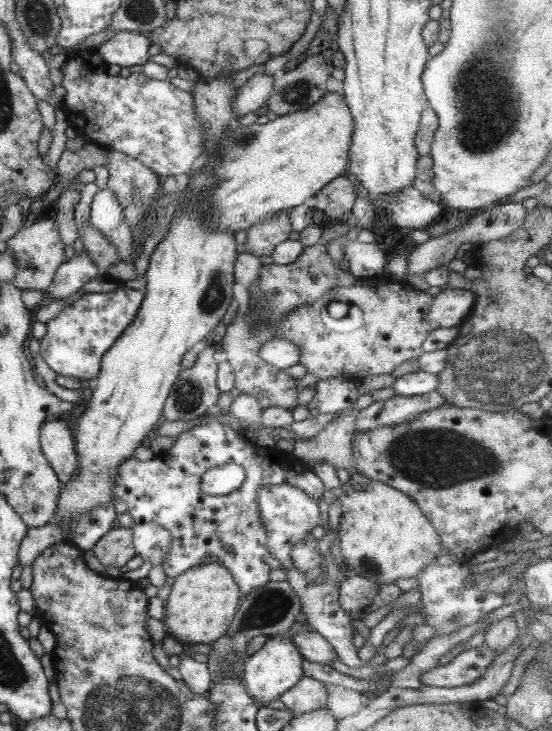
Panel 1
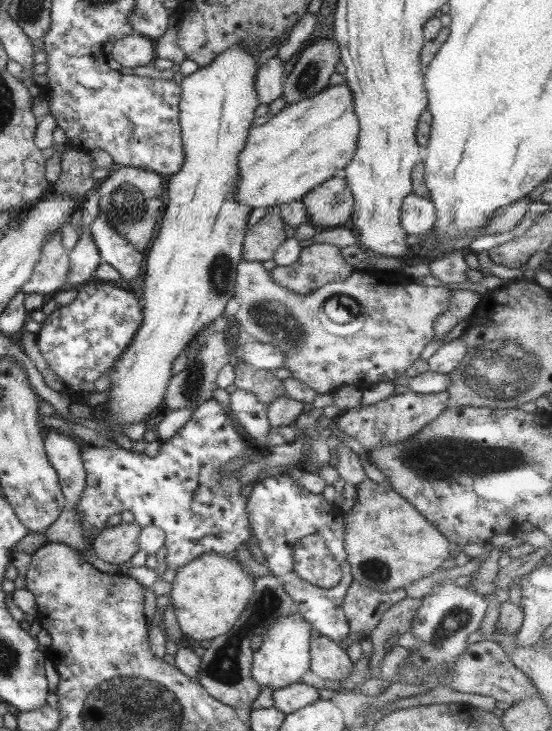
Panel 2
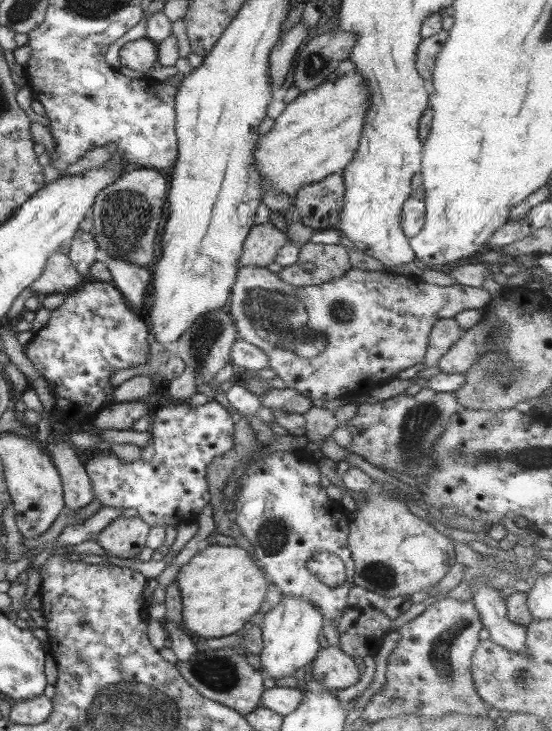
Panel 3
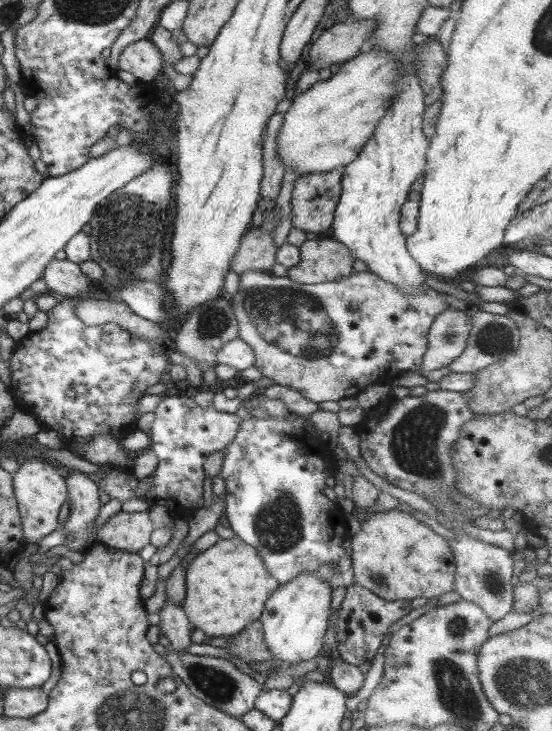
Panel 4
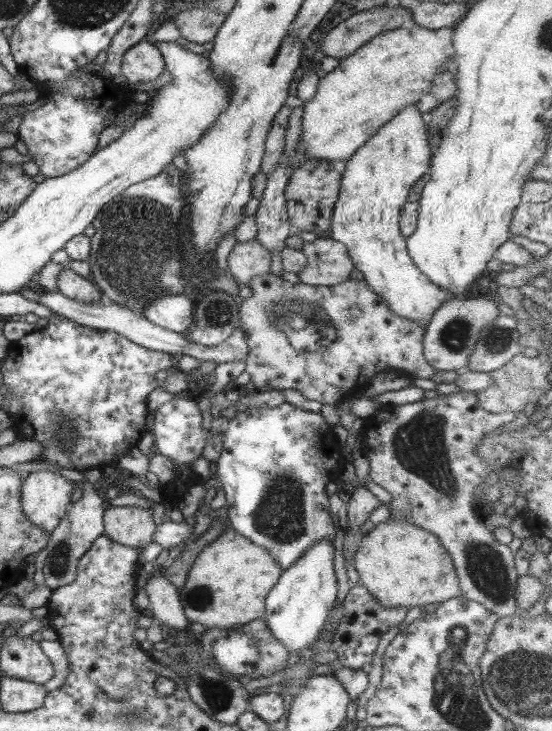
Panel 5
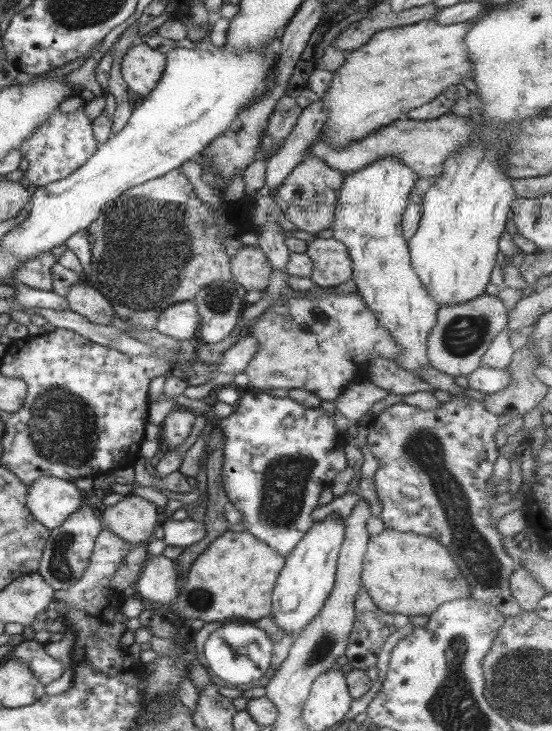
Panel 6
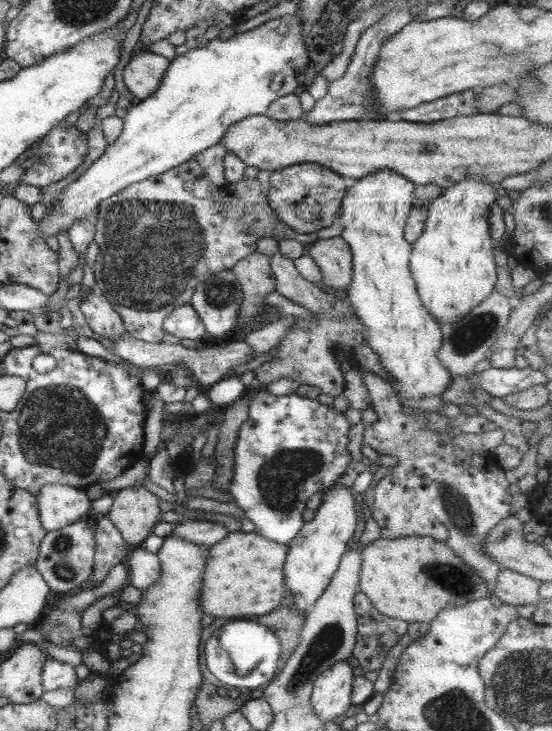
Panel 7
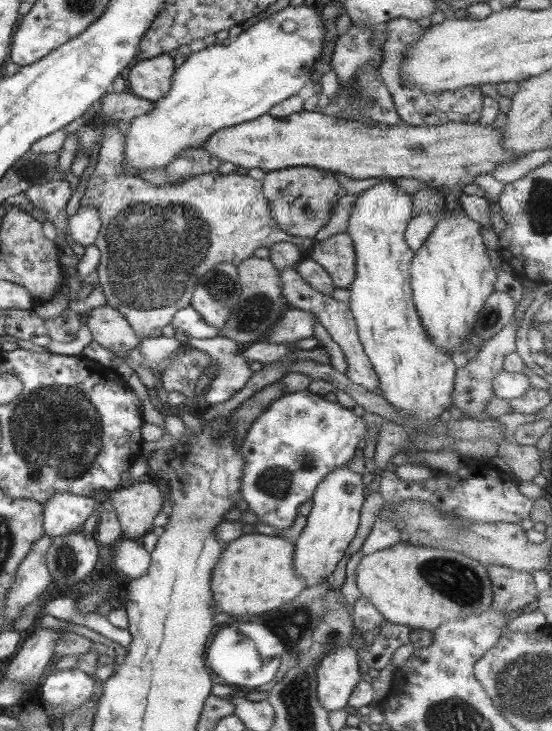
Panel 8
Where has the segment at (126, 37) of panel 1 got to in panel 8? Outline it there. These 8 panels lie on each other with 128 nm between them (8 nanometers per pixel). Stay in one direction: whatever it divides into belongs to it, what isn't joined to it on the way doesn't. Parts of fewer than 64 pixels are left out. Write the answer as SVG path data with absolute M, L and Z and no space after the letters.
M167 53L134 61L124 73L126 90L137 98L158 101L171 86L175 66Z

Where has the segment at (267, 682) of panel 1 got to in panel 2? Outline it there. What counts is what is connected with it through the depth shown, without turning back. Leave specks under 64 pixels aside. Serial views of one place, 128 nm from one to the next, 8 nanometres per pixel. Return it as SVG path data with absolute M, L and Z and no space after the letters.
M291 614L290 616L279 618L277 622L270 626L262 636L261 646L258 650L252 652L251 661L251 679L260 687L267 686L271 690L277 690L279 688L298 683L299 679L305 672L309 670L309 642L310 642L310 626L307 622L300 618L299 614Z

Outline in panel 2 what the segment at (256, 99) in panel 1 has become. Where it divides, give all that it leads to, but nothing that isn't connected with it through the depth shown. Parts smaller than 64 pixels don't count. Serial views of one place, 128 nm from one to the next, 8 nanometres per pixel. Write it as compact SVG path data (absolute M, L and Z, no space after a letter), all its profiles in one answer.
M273 56L257 68L255 92L259 104L269 104L282 96L283 81L286 78L283 75L283 63L277 56Z

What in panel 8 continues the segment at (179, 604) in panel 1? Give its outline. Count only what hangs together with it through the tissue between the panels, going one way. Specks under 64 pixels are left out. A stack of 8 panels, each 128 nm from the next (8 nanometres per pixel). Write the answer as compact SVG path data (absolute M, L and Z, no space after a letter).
M257 532L229 542L211 574L211 596L217 608L229 616L259 614L293 600L307 587L307 582L295 574L293 551L292 540Z

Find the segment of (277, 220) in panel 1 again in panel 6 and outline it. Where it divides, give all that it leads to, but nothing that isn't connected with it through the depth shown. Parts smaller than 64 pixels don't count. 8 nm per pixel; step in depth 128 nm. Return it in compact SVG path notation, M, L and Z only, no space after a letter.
M244 245L230 259L230 276L241 292L267 288L272 267L257 246Z

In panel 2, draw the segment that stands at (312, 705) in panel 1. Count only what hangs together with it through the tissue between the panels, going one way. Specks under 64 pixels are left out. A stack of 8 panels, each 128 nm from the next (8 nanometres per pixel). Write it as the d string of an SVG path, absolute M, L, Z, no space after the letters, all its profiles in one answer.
M294 683L271 692L272 706L279 712L289 714L319 700L317 689L307 684Z

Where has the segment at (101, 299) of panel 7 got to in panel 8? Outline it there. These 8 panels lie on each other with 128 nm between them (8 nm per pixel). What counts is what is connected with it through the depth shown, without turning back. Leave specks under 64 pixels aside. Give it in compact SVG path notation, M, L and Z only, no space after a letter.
M107 304L93 308L83 321L90 330L92 340L112 354L120 351L121 356L126 356L129 349L138 347L141 342L123 315Z

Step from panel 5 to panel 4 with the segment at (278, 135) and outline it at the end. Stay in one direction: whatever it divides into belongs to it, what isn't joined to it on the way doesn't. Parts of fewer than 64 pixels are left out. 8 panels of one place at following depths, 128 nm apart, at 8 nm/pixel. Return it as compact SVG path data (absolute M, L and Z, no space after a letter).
M274 112L267 122L267 136L262 142L262 178L260 180L260 198L275 202L280 192L280 182L284 176L284 167L276 156L276 137L280 132L283 114Z

